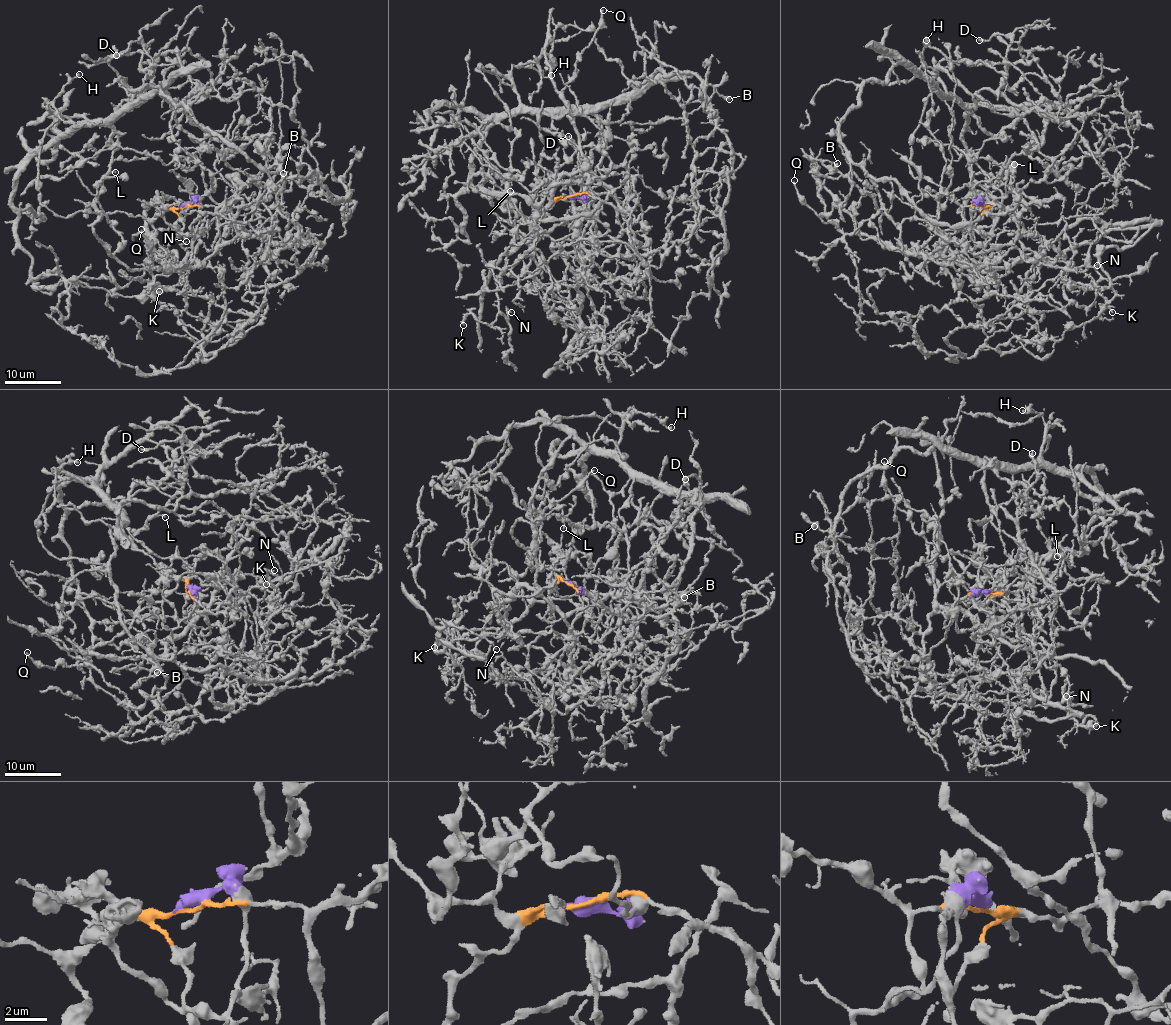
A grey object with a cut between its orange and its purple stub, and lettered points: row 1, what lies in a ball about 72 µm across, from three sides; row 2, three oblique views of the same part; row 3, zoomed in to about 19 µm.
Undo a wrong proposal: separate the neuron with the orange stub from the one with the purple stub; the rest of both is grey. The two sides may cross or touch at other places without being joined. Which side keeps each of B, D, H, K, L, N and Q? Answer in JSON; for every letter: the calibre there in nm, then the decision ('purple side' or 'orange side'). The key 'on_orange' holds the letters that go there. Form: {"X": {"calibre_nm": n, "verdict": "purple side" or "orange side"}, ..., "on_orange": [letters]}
{"B": {"calibre_nm": 440, "verdict": "orange side"}, "D": {"calibre_nm": 320, "verdict": "orange side"}, "H": {"calibre_nm": 220, "verdict": "orange side"}, "K": {"calibre_nm": 190, "verdict": "purple side"}, "L": {"calibre_nm": 150, "verdict": "orange side"}, "N": {"calibre_nm": 100, "verdict": "purple side"}, "Q": {"calibre_nm": 180, "verdict": "purple side"}, "on_orange": ["B", "D", "H", "L"]}

